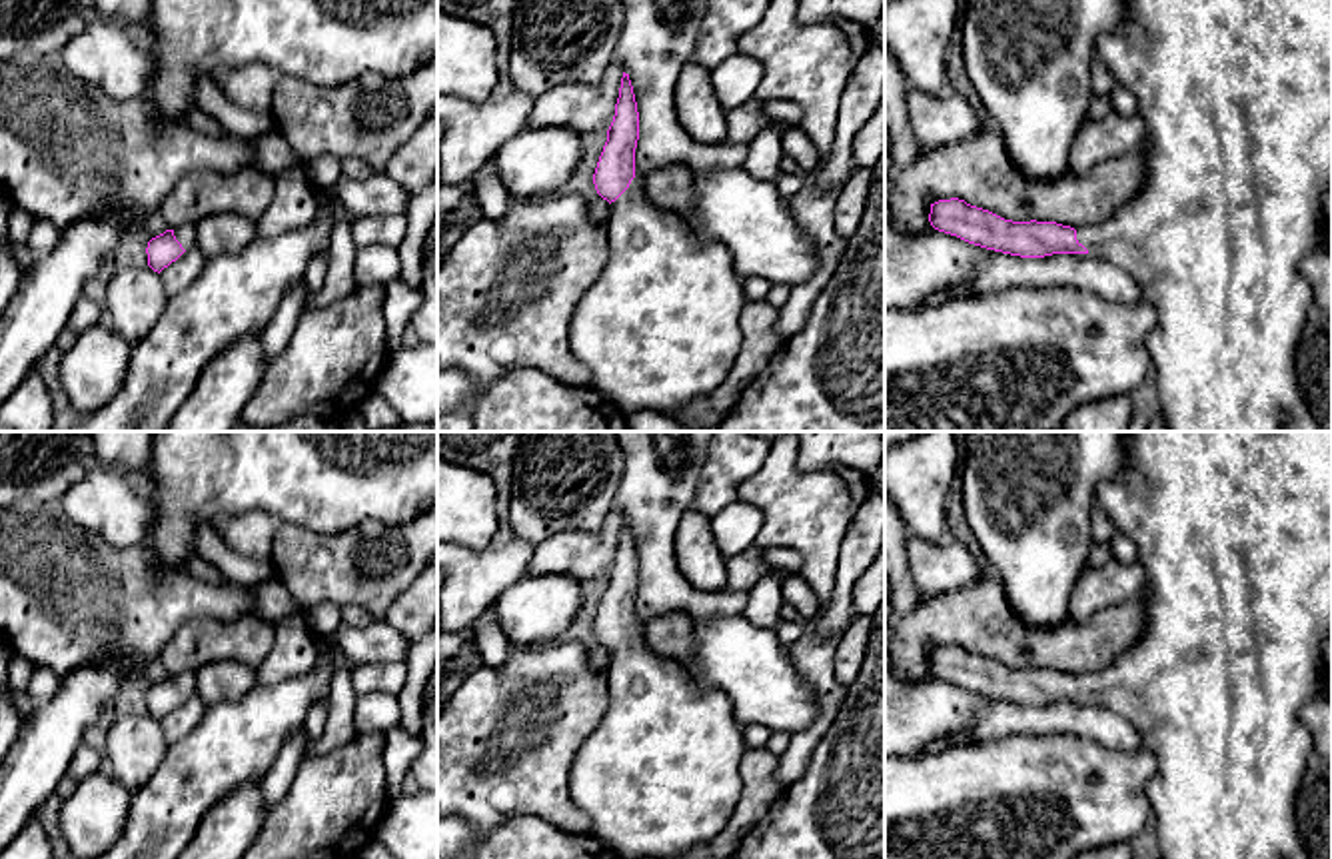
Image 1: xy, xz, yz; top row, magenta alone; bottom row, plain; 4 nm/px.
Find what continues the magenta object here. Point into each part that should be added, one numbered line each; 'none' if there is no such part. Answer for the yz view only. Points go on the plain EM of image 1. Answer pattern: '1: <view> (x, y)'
1: yz (1233, 528)

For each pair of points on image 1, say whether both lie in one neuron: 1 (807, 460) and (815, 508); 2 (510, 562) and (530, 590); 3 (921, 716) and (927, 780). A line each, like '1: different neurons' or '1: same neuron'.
1: different neurons
2: different neurons
3: different neurons

